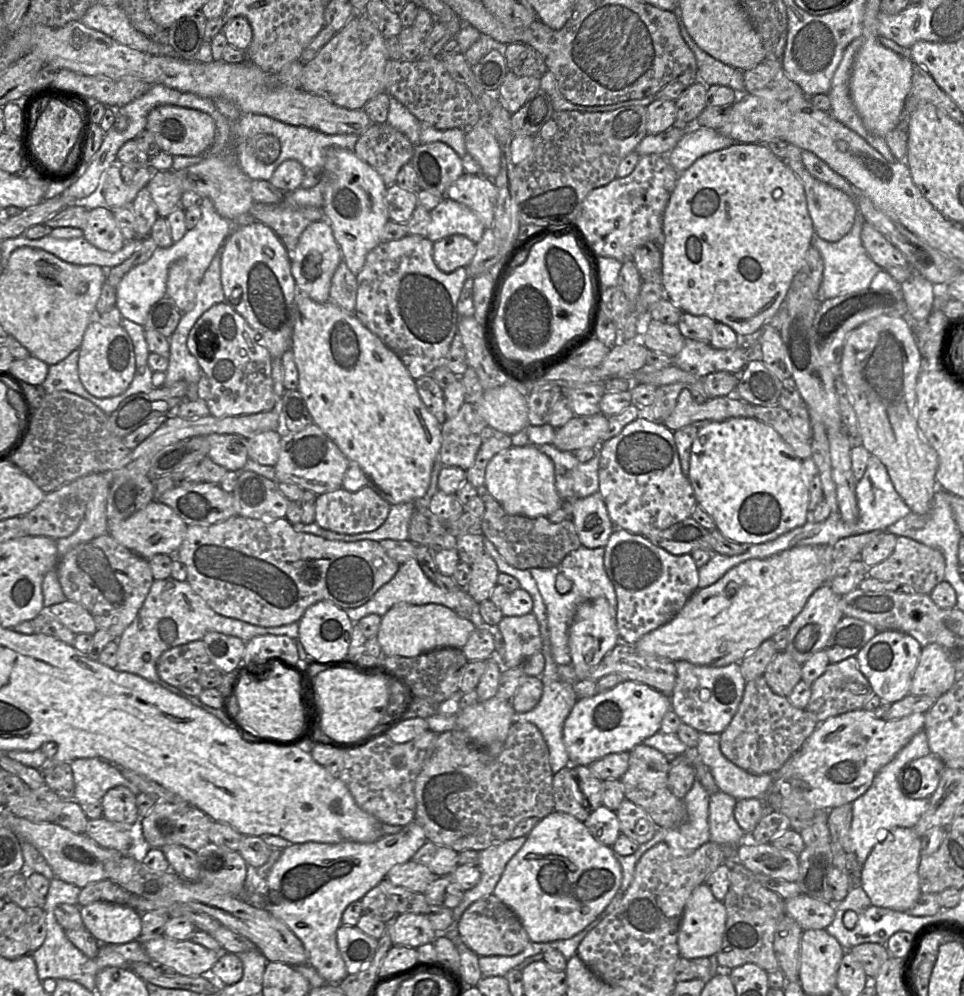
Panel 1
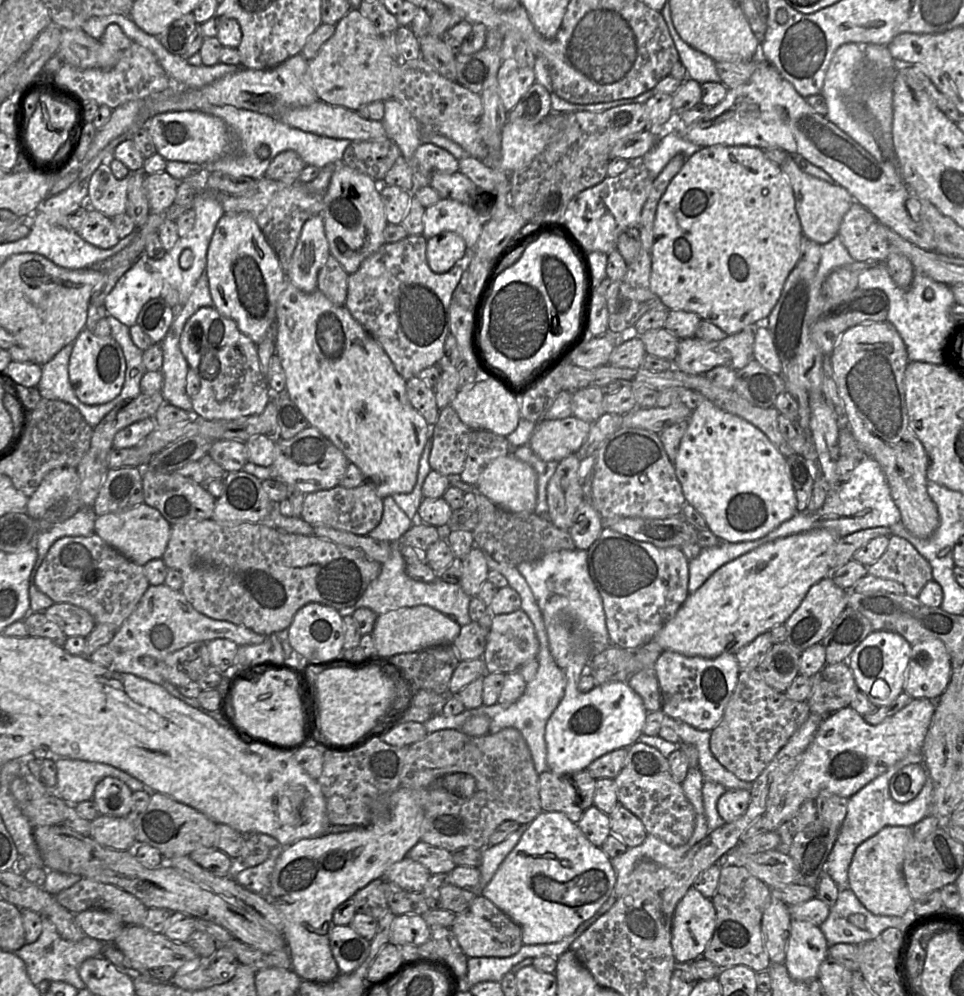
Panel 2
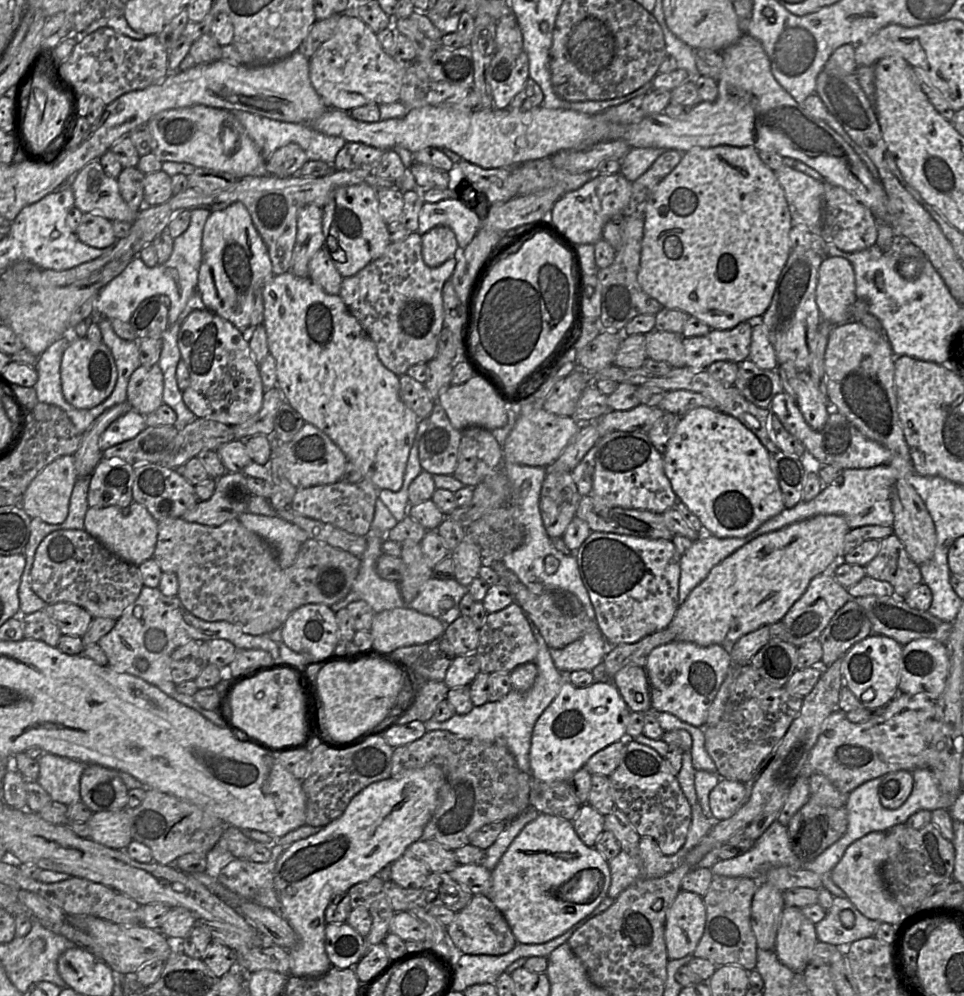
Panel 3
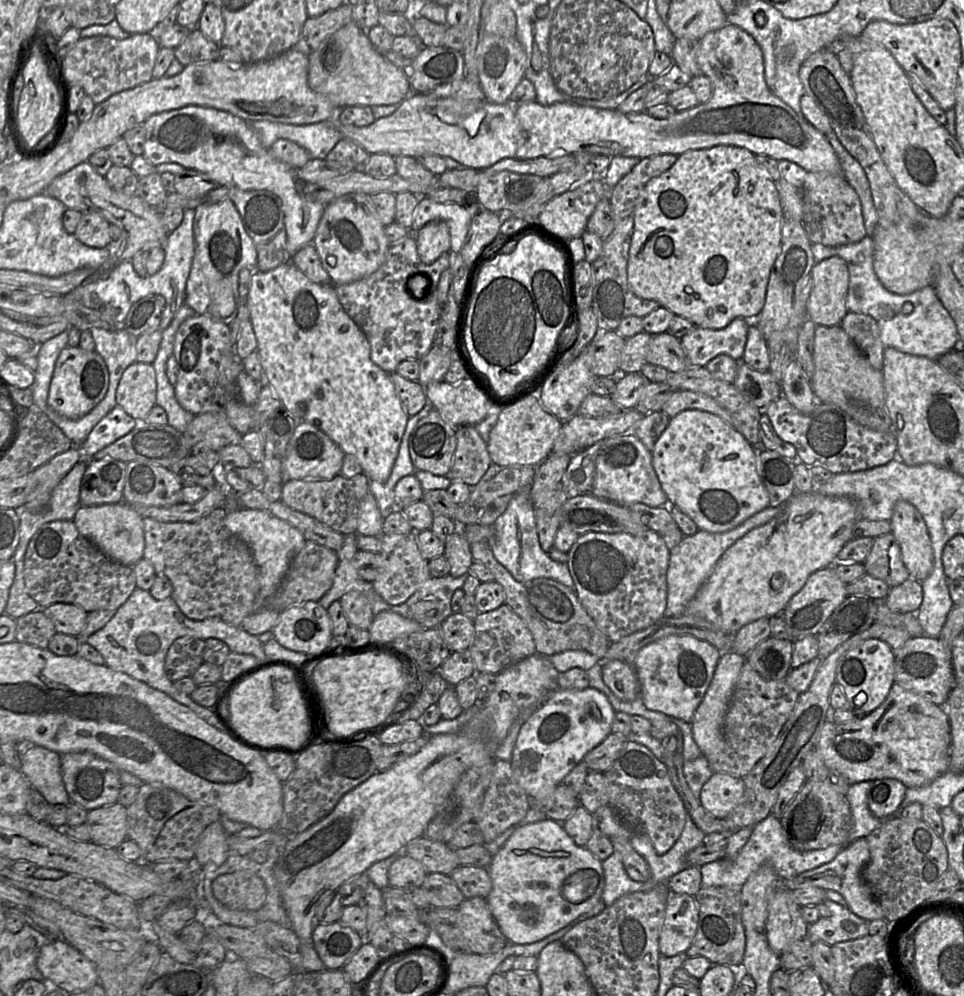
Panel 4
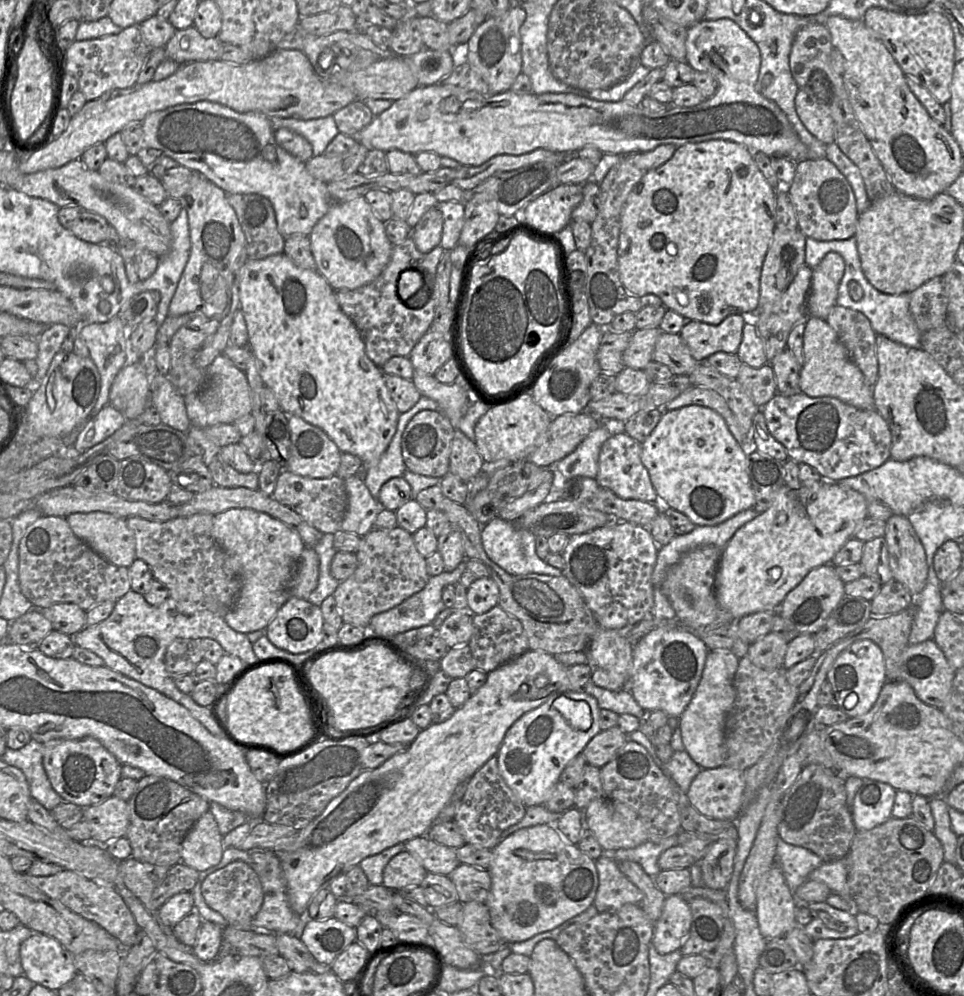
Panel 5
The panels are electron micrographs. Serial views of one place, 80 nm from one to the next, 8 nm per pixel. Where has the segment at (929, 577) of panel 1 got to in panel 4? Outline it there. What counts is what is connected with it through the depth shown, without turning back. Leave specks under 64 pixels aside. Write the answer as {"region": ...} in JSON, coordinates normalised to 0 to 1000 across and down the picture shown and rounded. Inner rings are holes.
{"region":[[[924,535],[907,541],[905,551],[895,567],[898,576],[915,582],[923,590],[944,581],[936,562],[934,548]]]}

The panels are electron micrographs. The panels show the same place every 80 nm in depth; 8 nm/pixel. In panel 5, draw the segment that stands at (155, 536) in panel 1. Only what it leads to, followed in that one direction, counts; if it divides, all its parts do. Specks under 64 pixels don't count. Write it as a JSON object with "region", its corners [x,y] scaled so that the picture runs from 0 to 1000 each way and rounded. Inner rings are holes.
{"region":[[[104,513],[75,515],[68,522],[79,539],[115,566],[134,570],[141,561],[141,544],[131,521]]]}

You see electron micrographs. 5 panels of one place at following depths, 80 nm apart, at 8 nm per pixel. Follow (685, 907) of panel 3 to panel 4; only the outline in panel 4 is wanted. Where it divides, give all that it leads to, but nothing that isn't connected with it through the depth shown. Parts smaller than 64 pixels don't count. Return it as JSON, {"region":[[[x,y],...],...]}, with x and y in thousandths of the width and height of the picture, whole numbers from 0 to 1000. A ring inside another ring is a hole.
{"region":[[[696,898],[684,938],[686,959],[698,961],[711,957],[721,942],[724,923],[725,911],[719,900]]]}

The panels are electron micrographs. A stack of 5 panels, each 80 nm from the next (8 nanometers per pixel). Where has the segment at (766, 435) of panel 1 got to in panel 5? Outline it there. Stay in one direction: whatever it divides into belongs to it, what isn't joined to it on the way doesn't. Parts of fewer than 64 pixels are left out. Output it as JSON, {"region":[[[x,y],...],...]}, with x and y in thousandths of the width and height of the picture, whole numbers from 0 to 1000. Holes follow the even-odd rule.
{"region":[[[716,407],[688,413],[682,428],[665,445],[665,463],[673,475],[683,500],[693,509],[713,518],[722,528],[747,526],[783,506],[776,475],[776,459],[756,433],[751,421],[737,410]]]}

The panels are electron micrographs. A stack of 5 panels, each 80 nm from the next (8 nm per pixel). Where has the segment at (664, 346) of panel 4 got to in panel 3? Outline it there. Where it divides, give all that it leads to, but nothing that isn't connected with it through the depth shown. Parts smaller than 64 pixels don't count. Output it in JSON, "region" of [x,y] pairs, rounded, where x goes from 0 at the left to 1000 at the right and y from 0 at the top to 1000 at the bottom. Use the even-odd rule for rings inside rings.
{"region":[[[678,330],[669,335],[671,358],[692,363],[698,369],[711,367],[707,340],[704,335]]]}

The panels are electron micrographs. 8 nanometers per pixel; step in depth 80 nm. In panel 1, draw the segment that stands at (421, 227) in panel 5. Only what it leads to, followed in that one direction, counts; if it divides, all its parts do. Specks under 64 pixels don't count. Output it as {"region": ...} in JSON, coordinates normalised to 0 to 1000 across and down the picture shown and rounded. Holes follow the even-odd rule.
{"region":[[[480,236],[464,237],[449,244],[448,258],[456,272],[468,274],[477,268],[485,268],[494,254],[494,245]]]}

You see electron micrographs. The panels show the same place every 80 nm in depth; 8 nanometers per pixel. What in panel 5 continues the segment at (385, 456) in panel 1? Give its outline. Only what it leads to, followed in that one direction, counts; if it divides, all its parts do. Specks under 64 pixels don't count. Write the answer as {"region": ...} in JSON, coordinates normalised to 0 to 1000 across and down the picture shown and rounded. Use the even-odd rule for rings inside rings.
{"region":[[[296,255],[281,256],[268,261],[256,260],[248,271],[247,289],[249,312],[252,314],[256,326],[257,348],[267,363],[268,372],[274,387],[282,392],[291,412],[299,417],[309,418],[318,425],[335,432],[355,455],[363,455],[372,459],[378,467],[389,467],[411,434],[415,415],[399,387],[395,369],[382,359],[372,332],[351,306],[348,291],[330,272],[309,268]]]}

